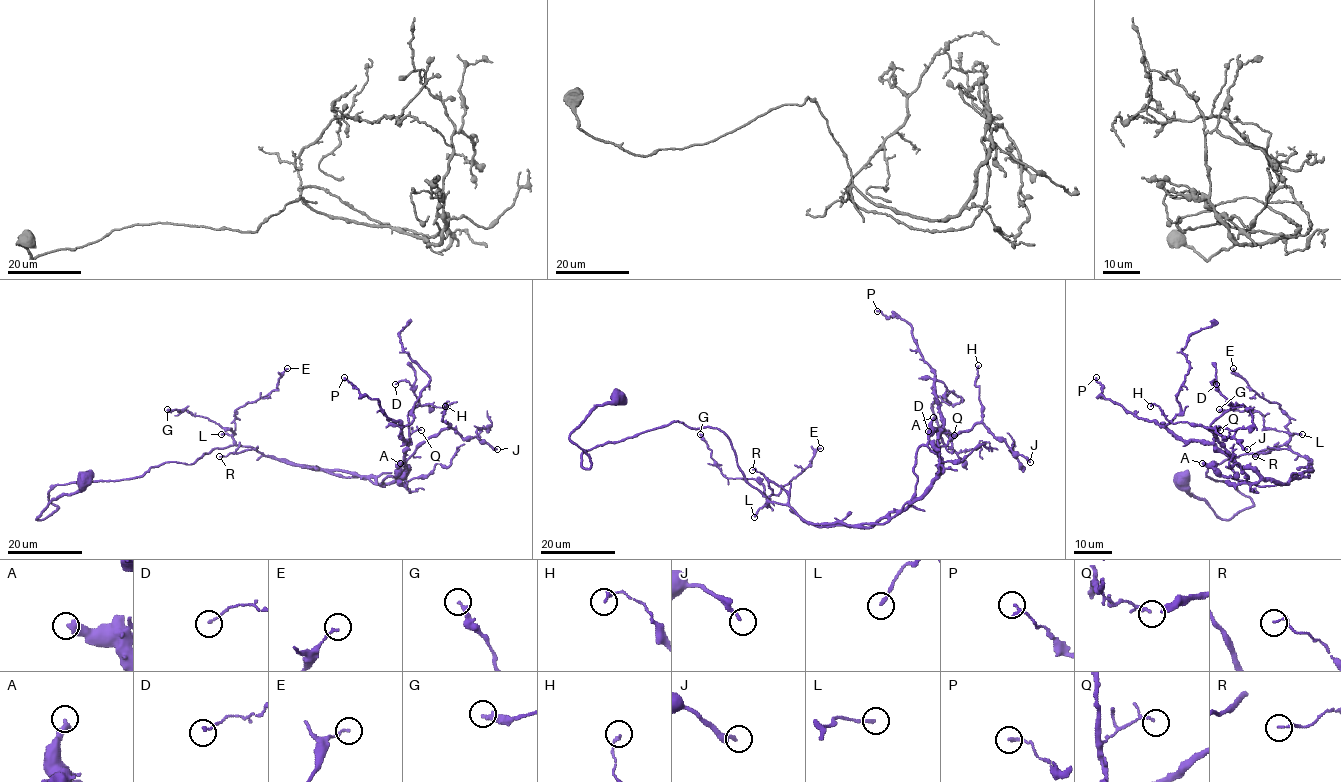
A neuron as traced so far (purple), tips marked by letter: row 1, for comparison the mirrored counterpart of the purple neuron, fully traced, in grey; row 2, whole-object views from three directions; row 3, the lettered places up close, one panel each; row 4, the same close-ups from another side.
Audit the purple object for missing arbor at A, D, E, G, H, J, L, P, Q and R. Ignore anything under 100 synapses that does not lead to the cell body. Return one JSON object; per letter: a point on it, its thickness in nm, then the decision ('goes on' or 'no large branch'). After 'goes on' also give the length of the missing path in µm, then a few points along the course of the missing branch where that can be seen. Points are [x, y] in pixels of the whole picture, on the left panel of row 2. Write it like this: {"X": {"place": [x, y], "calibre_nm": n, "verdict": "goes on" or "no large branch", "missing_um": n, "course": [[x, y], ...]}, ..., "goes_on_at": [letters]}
{"A": {"place": [400, 463], "calibre_nm": 480, "verdict": "no large branch"}, "D": {"place": [395, 384], "calibre_nm": 120, "verdict": "no large branch"}, "E": {"place": [287, 368], "calibre_nm": 150, "verdict": "no large branch"}, "G": {"place": [167, 409], "calibre_nm": 220, "verdict": "no large branch"}, "H": {"place": [445, 406], "calibre_nm": 160, "verdict": "no large branch"}, "J": {"place": [497, 449], "calibre_nm": 170, "verdict": "no large branch"}, "L": {"place": [221, 434], "calibre_nm": 170, "verdict": "no large branch"}, "P": {"place": [344, 377], "calibre_nm": 180, "verdict": "no large branch"}, "Q": {"place": [421, 430], "calibre_nm": 110, "verdict": "no large branch"}, "R": {"place": [219, 456], "calibre_nm": 130, "verdict": "no large branch"}, "goes_on_at": []}

